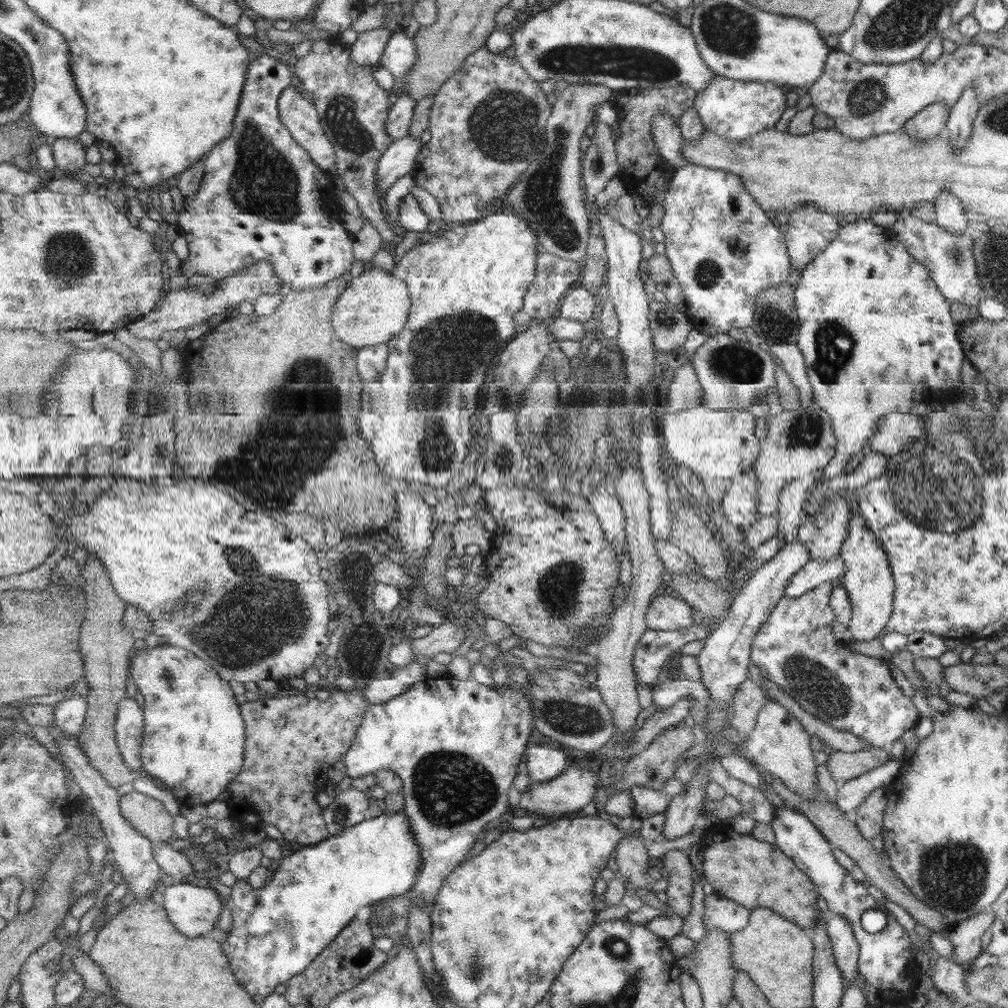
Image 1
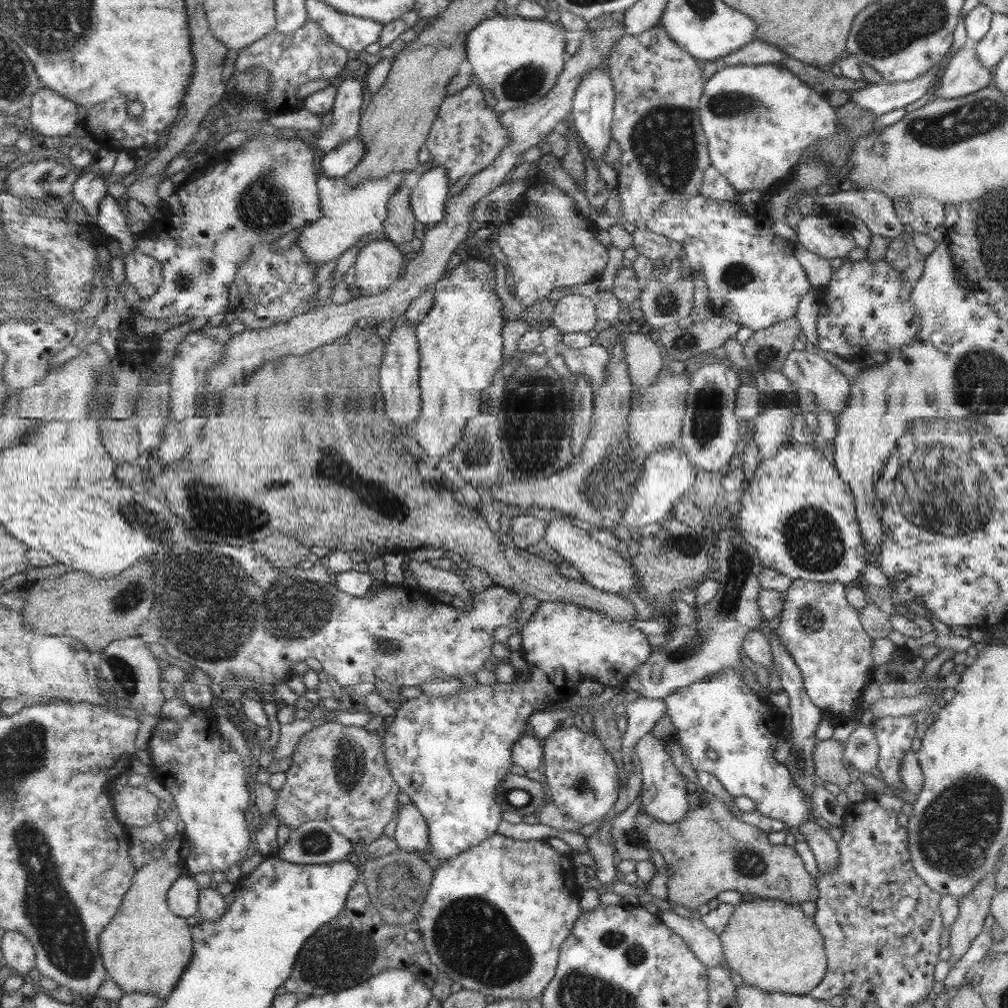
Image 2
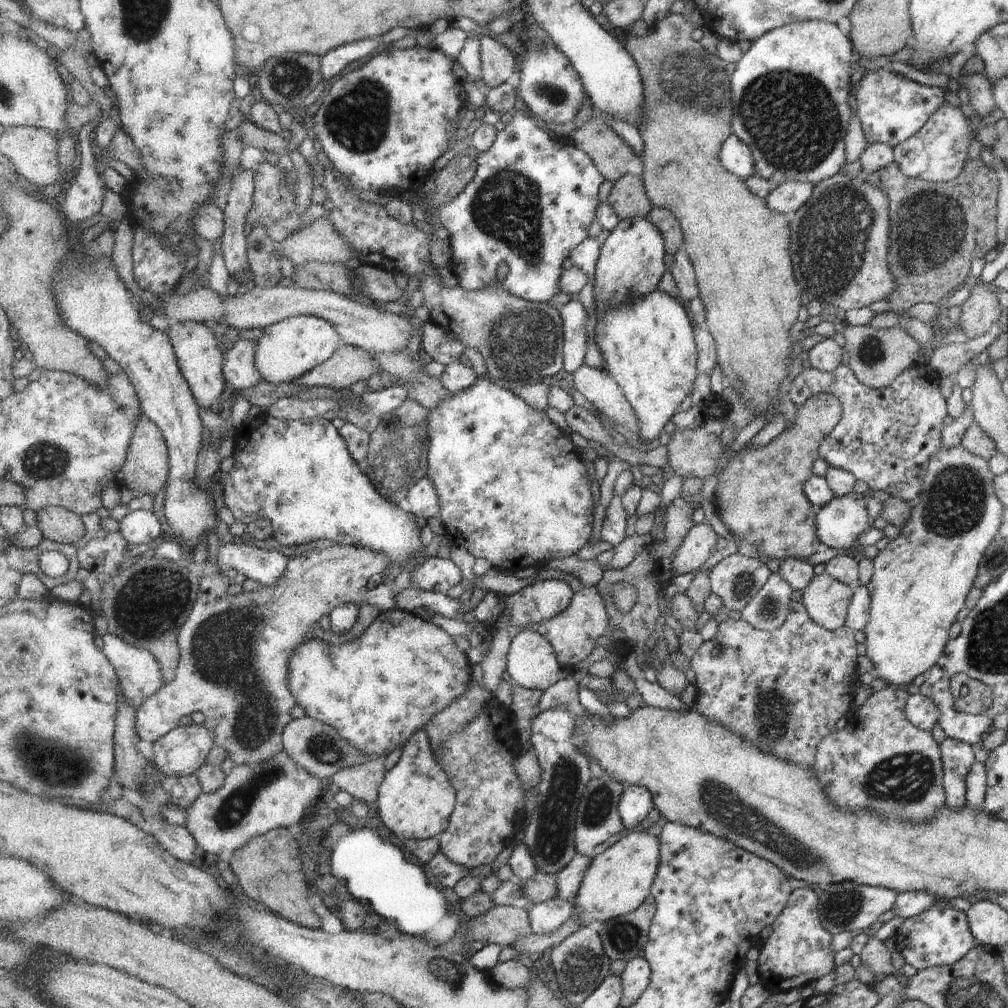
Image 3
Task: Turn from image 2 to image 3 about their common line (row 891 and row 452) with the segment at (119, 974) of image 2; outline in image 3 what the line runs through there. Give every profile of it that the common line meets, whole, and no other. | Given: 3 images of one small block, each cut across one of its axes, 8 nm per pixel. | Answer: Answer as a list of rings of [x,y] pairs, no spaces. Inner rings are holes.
[[[146,415],[135,424],[135,434],[131,438],[131,446],[127,452],[127,462],[122,468],[120,483],[135,493],[150,493],[152,496],[159,494],[163,485],[166,484],[170,475],[169,447],[166,436],[163,436],[162,429]]]

